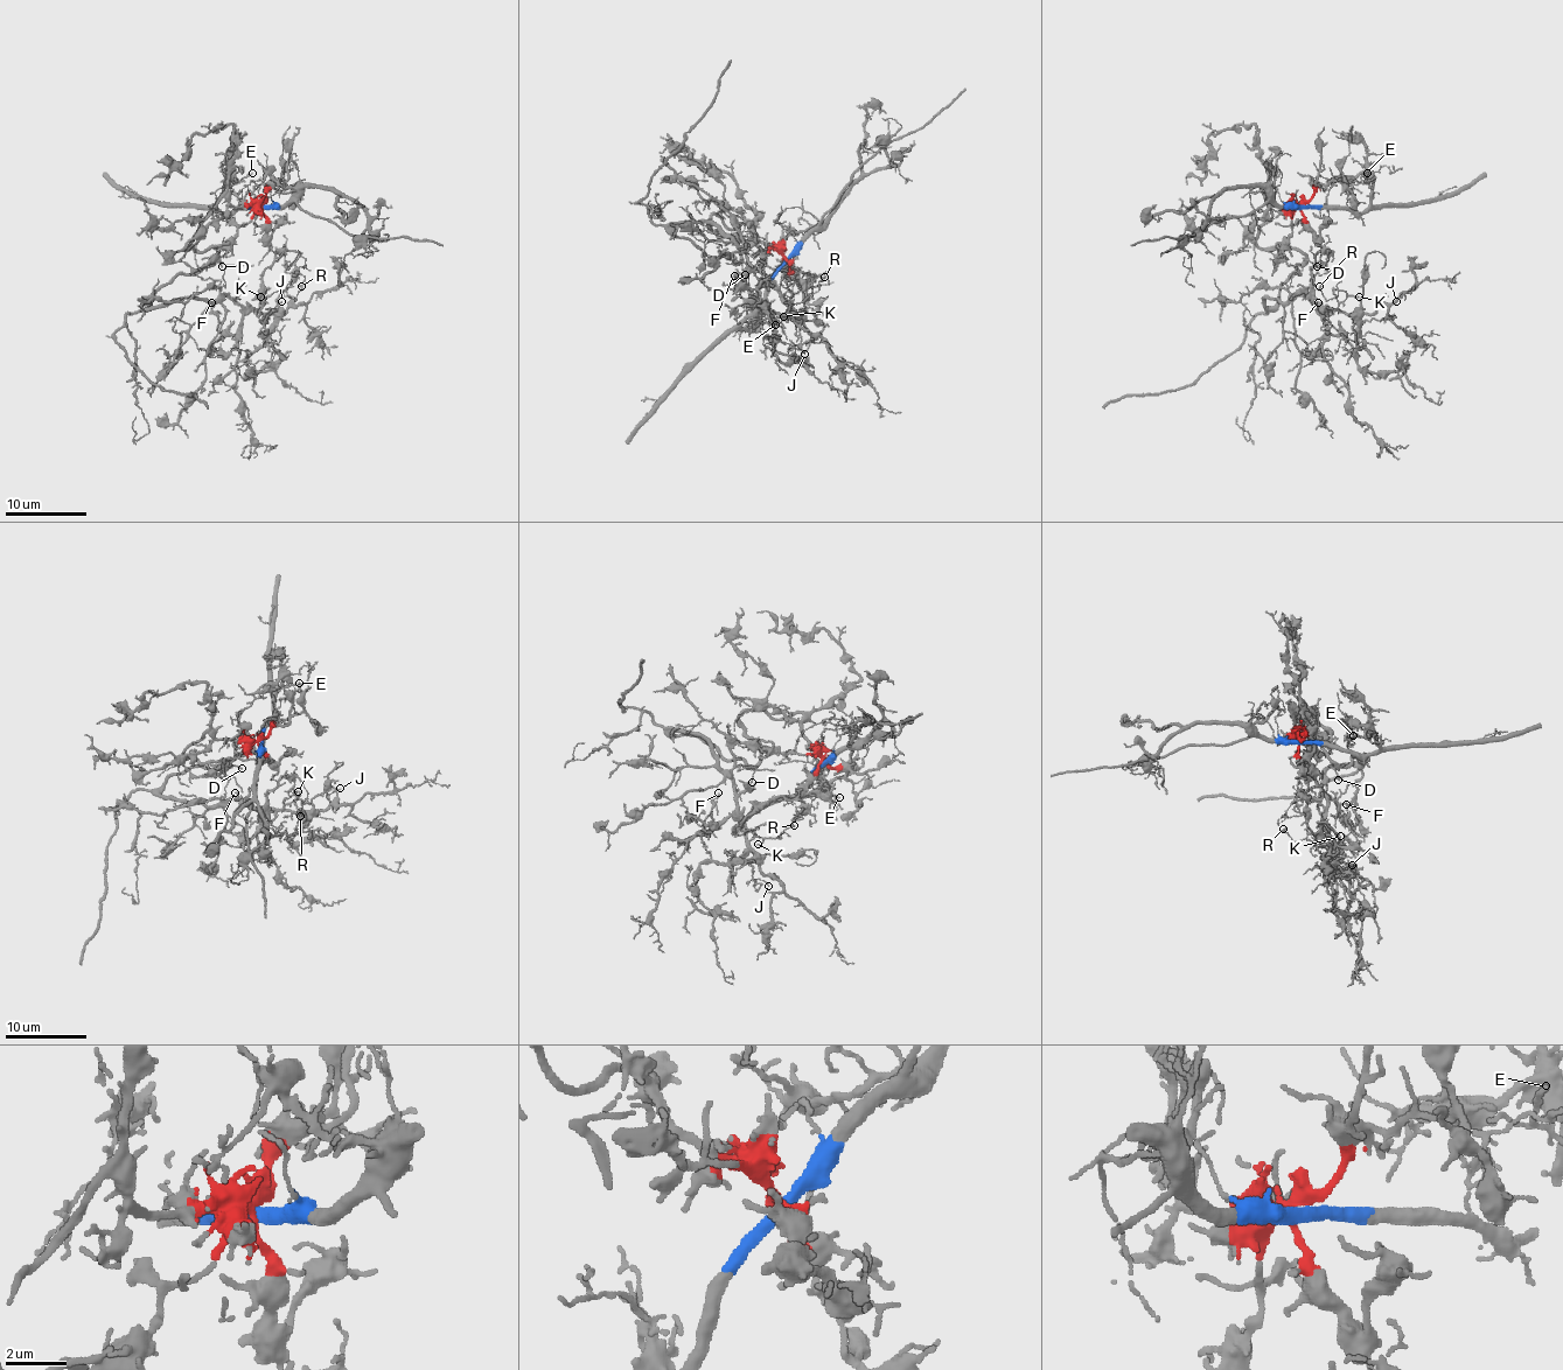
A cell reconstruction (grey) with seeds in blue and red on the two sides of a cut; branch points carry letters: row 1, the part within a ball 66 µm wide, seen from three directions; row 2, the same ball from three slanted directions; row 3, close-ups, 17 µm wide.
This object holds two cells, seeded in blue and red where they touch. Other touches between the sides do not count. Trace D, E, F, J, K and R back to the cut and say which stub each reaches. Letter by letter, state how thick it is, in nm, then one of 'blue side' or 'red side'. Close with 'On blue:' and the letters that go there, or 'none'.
D: 120 nm | red side
E: 110 nm | blue side
F: 110 nm | red side
J: 100 nm | red side
K: 100 nm | red side
R: 110 nm | red side
On blue: E

